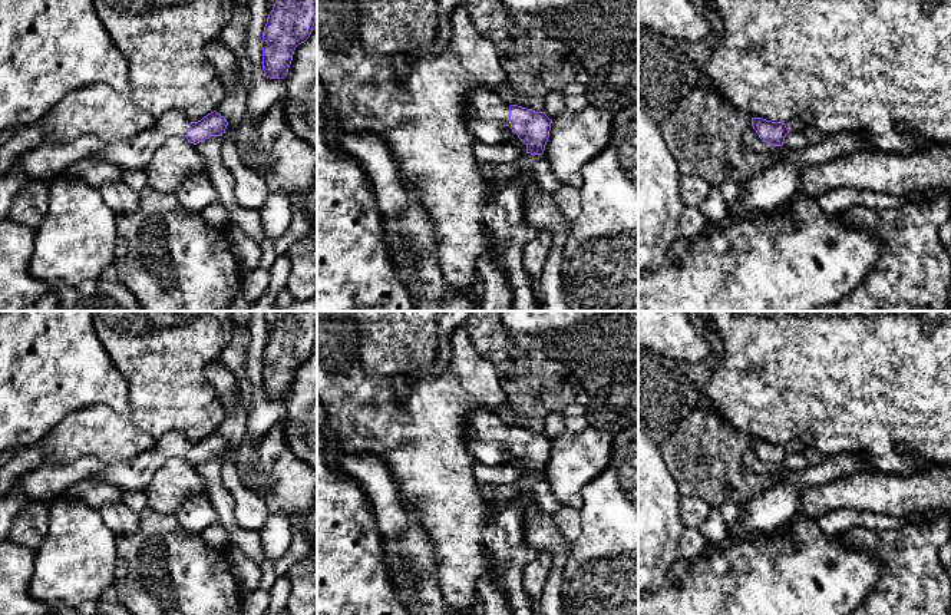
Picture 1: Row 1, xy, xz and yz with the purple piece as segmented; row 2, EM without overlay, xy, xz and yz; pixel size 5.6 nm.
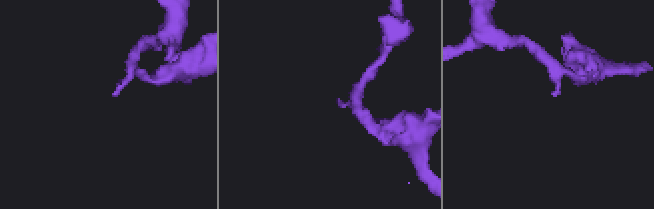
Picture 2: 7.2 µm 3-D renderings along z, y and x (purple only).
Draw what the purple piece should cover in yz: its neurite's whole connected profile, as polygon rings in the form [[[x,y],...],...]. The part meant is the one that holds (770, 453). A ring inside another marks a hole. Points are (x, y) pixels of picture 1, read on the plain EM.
[[[793,437],[789,443],[772,443],[763,439],[752,439],[752,447],[759,459],[770,467],[782,467],[790,452],[803,450],[805,444],[800,439]]]

